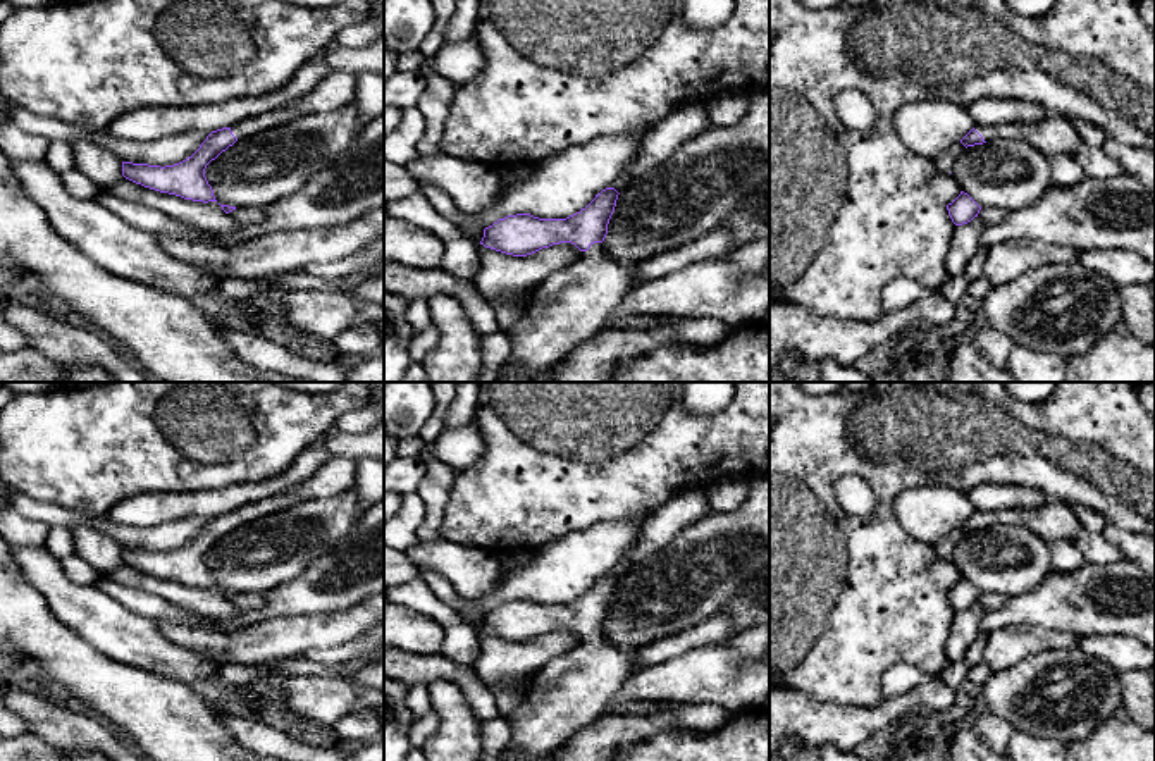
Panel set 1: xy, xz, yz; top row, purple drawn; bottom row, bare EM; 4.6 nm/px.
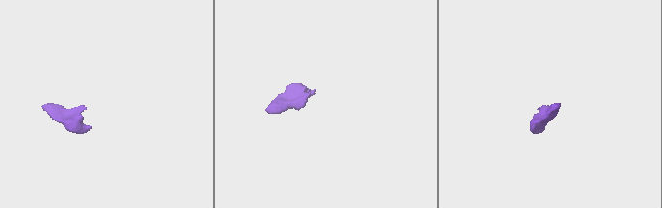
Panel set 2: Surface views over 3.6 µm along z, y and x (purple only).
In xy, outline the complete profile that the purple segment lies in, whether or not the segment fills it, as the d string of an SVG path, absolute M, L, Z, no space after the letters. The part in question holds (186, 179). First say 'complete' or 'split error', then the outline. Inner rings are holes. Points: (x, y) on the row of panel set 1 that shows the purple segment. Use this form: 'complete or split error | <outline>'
split error | M329 71L301 100L246 117L231 127L212 131L200 148L174 165L148 165L122 162L122 176L145 188L181 196L193 201L215 201L213 189L205 177L207 165L238 139L279 127L298 117L324 114L355 102L356 74Z

